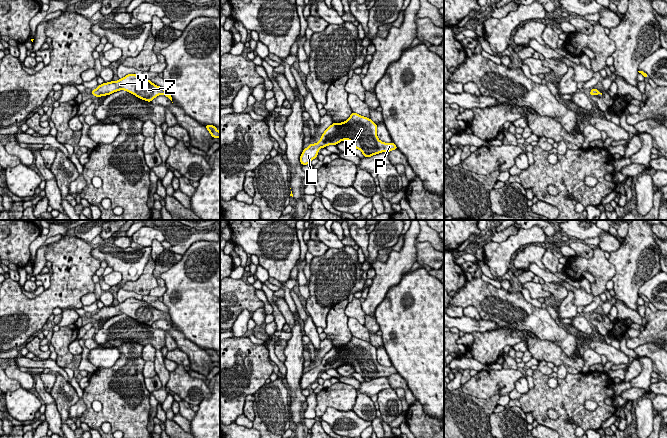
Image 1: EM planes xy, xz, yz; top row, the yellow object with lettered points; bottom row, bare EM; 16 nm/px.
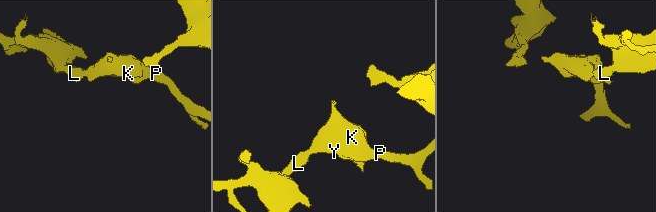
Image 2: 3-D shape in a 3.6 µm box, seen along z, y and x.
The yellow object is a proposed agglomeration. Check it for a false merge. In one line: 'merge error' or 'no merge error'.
no merge error

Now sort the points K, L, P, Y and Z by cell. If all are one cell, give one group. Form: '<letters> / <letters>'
K L P Y Z

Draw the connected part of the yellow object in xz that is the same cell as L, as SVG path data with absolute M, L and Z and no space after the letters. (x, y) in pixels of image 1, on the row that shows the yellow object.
M352 112L345 122L332 123L325 130L318 143L310 144L304 149L300 157L300 163L302 165L309 164L312 159L317 157L321 147L336 145L342 140L350 140L354 147L368 158L381 152L388 153L391 150L398 149L393 142L384 143L378 139L377 125L370 118Z

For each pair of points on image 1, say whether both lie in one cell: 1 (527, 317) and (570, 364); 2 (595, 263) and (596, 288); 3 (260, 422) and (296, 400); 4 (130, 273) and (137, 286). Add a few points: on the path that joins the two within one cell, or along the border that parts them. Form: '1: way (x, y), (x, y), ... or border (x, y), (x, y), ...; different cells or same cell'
1: border (535, 335), (541, 339), (554, 341), (567, 354); different cells
2: way (599, 269), (599, 282); same cell
3: border (288, 402), (290, 411); different cells
4: border (148, 261), (135, 280), (127, 280), (121, 287); different cells

